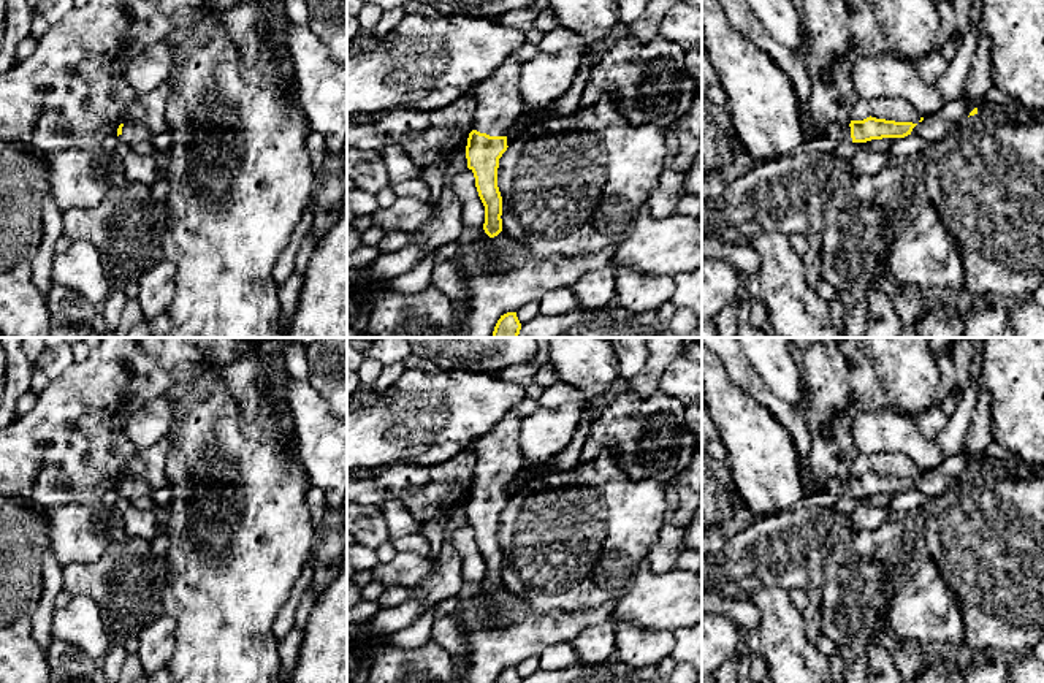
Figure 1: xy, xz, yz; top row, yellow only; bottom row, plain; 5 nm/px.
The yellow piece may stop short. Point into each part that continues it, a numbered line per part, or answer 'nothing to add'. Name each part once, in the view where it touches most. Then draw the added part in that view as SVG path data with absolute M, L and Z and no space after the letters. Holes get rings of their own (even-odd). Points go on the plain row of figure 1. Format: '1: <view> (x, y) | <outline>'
1: xz (499, 460) | M512 409L490 433L474 442L474 485L490 491L507 491L509 483L523 471L526 463L518 444L520 422L521 417Z

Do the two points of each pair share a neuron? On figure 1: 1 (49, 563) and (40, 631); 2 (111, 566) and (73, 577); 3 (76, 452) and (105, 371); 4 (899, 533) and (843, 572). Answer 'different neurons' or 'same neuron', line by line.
1: same neuron
2: same neuron
3: same neuron
4: same neuron

